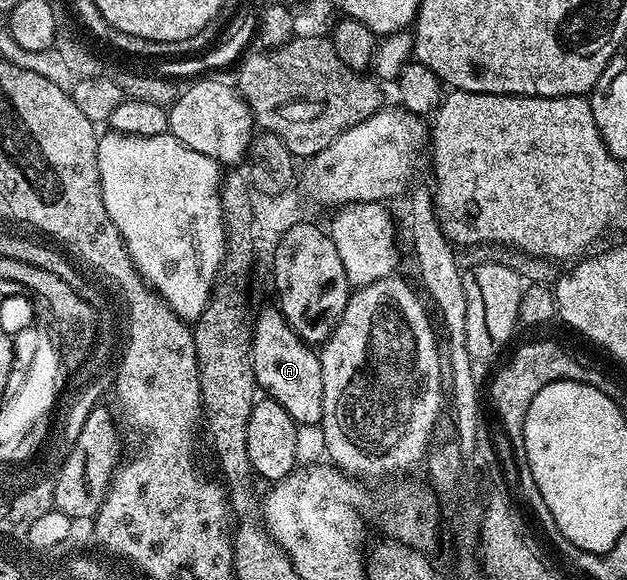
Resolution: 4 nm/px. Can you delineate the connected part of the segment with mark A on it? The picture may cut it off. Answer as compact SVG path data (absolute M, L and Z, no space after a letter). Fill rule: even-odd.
M271 307L262 314L255 316L252 321L252 344L250 347L250 358L254 361L254 378L258 381L258 388L269 400L280 403L284 411L294 420L295 425L321 426L324 415L324 375L322 374L322 358L311 346L292 331L292 327L286 322L286 317L281 309Z

